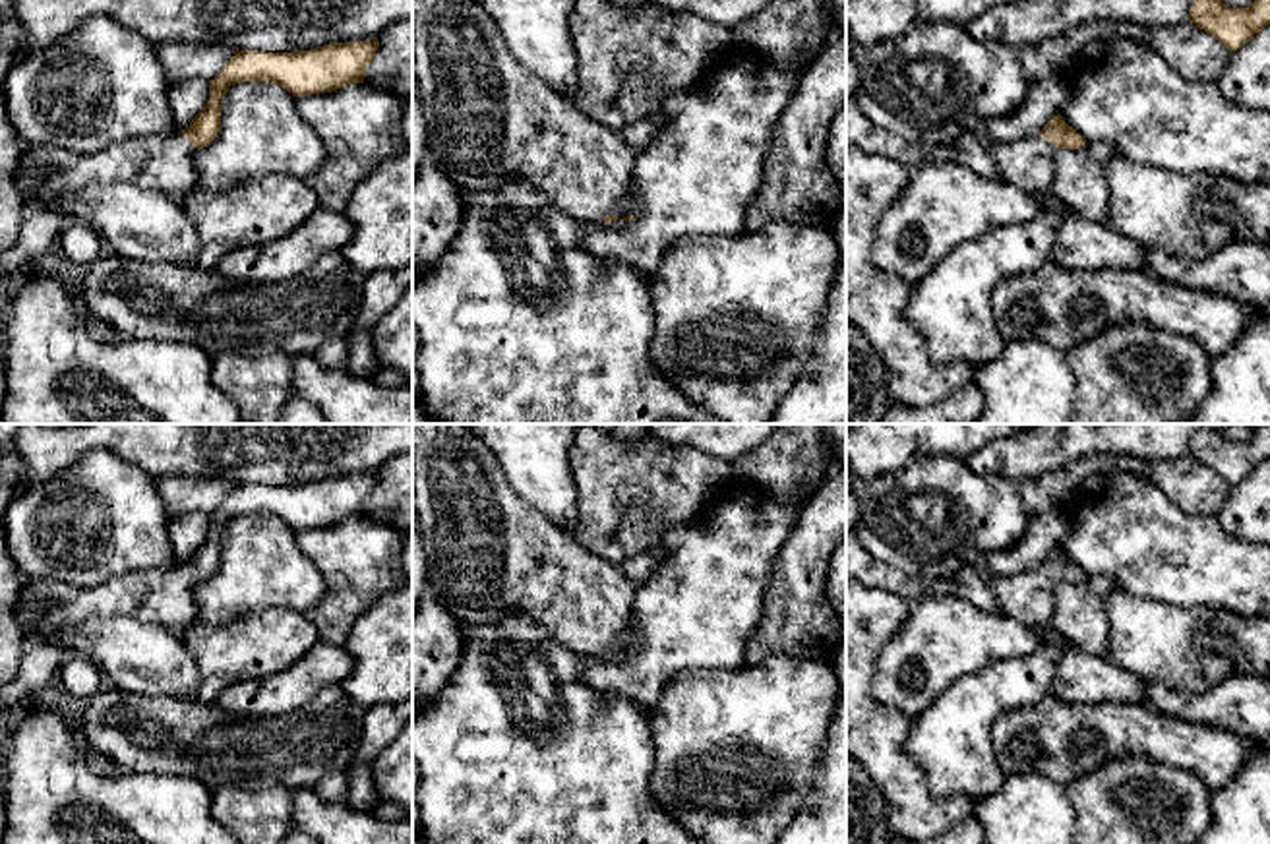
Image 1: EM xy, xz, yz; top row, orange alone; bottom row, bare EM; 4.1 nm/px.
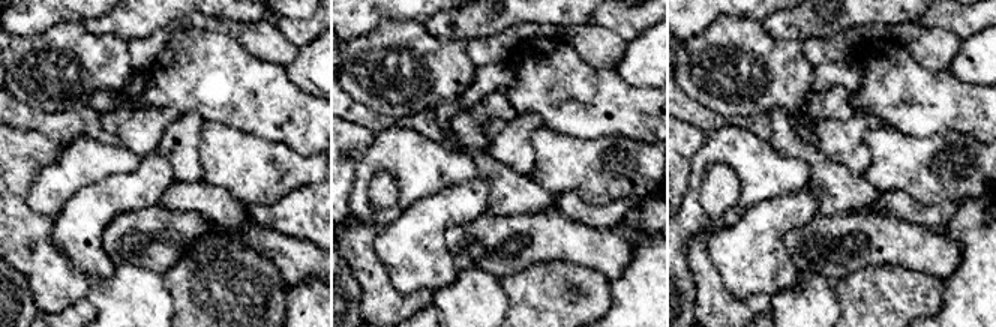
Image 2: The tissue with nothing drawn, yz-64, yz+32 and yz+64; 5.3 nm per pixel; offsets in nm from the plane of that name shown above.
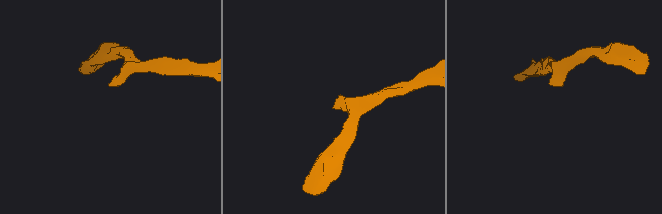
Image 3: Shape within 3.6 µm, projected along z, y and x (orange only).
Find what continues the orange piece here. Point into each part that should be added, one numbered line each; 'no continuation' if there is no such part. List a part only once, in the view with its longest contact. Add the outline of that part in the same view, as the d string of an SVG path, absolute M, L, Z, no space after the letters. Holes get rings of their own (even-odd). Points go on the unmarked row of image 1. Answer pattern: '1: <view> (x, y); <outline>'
1: yz (1027, 597); M1016 571L997 577L989 583L991 592L997 596L1001 612L1028 625L1030 629L1051 627L1053 594L1059 581L1043 573Z

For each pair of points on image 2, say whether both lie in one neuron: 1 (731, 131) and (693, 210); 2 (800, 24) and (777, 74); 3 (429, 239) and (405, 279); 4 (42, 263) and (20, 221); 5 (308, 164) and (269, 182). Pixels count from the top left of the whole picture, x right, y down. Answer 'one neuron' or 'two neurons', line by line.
1: one neuron
2: two neurons
3: one neuron
4: one neuron
5: one neuron

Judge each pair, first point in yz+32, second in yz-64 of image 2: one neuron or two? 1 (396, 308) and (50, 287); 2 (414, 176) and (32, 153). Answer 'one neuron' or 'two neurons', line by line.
1: one neuron
2: two neurons

